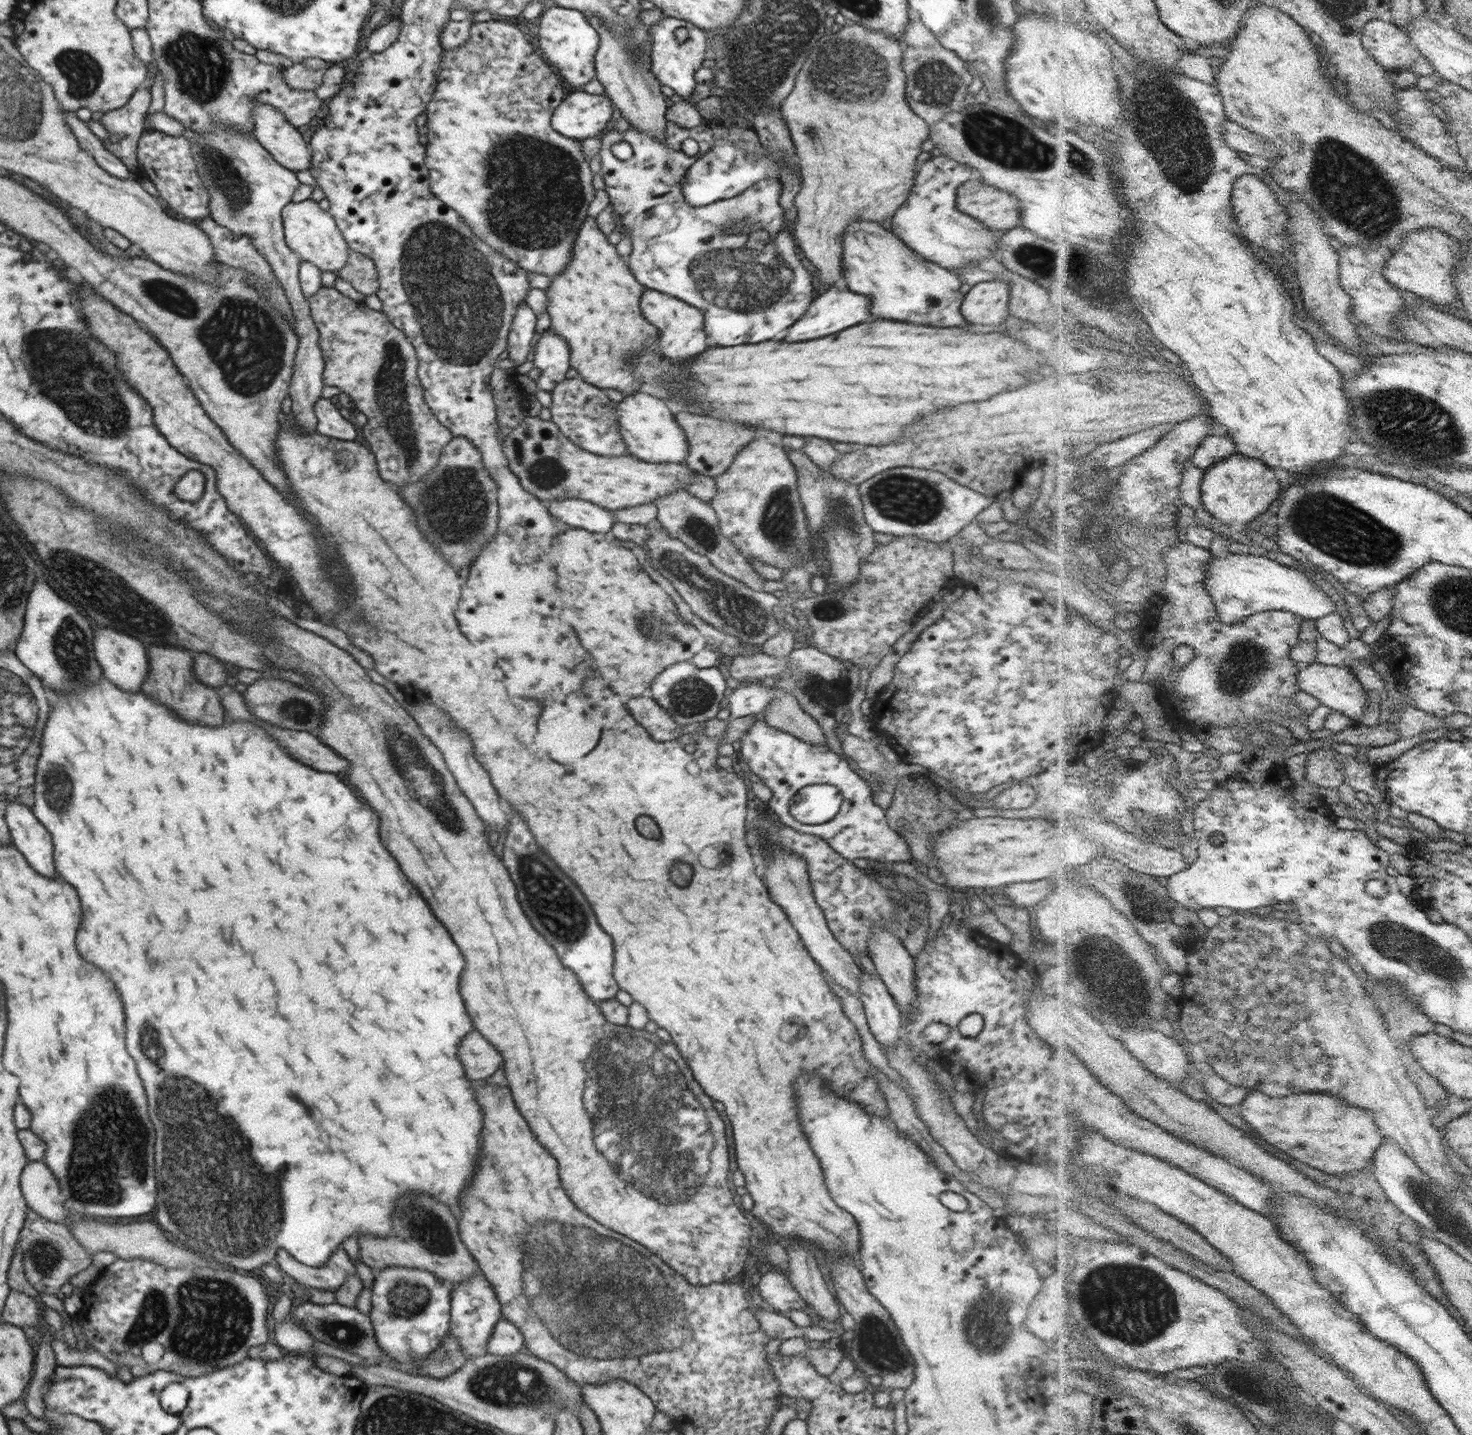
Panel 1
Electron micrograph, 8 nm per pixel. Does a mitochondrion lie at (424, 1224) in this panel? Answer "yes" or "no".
yes

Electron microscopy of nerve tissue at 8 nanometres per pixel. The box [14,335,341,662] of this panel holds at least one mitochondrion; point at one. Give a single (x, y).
(72, 569)

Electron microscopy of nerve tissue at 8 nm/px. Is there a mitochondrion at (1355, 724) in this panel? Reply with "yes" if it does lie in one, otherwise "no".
no

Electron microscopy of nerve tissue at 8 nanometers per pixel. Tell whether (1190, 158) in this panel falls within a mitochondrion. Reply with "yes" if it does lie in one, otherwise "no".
yes

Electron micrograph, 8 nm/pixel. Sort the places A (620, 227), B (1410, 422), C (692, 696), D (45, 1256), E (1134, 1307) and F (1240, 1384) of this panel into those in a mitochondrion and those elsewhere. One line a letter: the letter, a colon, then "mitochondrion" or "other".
A: other
B: mitochondrion
C: mitochondrion
D: mitochondrion
E: mitochondrion
F: mitochondrion

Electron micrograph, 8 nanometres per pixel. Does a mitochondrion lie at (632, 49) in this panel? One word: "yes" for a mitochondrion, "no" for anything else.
yes

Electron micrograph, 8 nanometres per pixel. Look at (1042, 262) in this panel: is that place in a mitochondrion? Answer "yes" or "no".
yes

